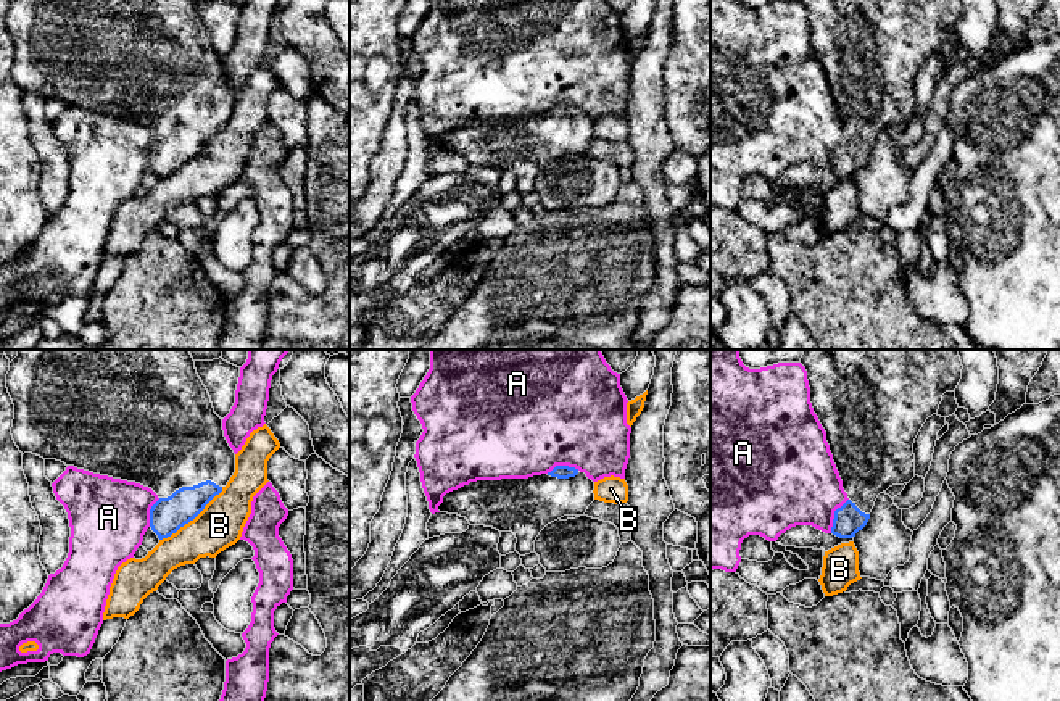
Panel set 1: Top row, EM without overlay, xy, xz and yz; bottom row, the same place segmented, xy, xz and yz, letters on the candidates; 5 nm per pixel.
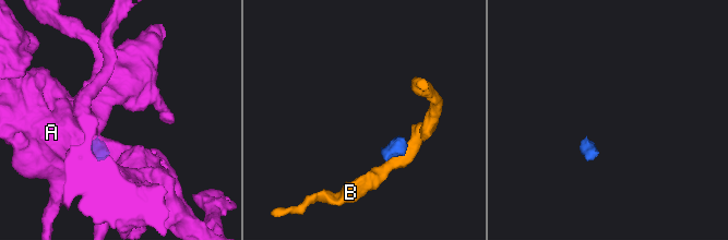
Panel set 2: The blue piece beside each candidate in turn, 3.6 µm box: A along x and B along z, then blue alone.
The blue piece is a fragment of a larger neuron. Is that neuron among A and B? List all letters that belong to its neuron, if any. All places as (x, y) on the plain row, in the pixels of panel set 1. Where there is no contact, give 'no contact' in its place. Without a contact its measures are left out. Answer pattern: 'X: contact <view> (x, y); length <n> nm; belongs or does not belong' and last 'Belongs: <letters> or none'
A: contact yz (835, 155); length 200 nm; does not belong
B: contact xy (192, 158); length 420 nm; does not belong
Belongs: none

